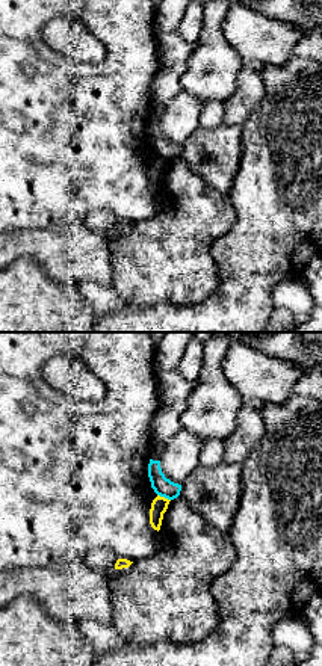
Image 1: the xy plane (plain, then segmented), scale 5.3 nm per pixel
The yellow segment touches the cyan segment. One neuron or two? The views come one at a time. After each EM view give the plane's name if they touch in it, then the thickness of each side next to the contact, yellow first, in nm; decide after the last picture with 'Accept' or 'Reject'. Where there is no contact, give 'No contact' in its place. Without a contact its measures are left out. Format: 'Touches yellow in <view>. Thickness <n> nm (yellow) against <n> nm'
Touches yellow in xy. Thickness 90 nm (yellow) against 100 nm

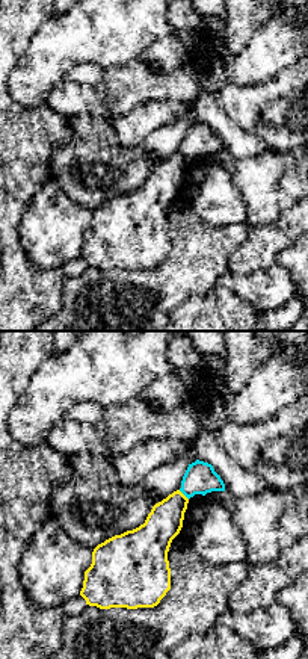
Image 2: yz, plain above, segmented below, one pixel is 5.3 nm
Touches yellow in yz. Thickness 190 nm (yellow) against 170 nm

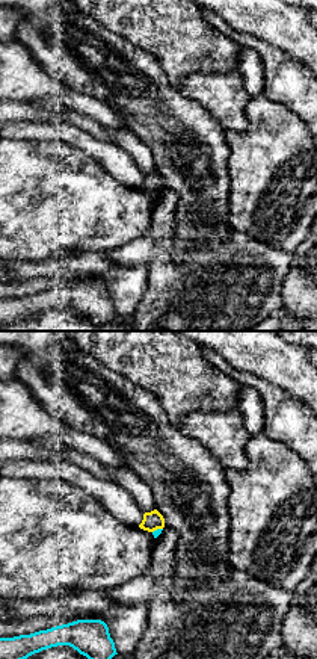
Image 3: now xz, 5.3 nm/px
Touches yellow in xz. Thickness 100 nm (yellow) against 40 nm

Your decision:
Reject

